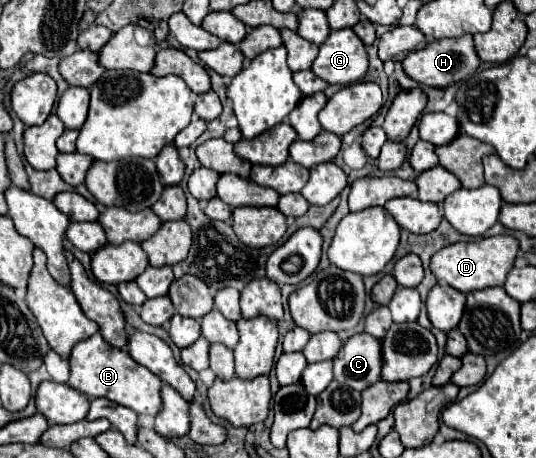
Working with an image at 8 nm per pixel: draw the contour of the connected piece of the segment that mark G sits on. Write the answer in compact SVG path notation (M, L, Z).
M353 29L331 31L327 41L319 47L311 71L327 83L351 85L367 73L367 51Z

